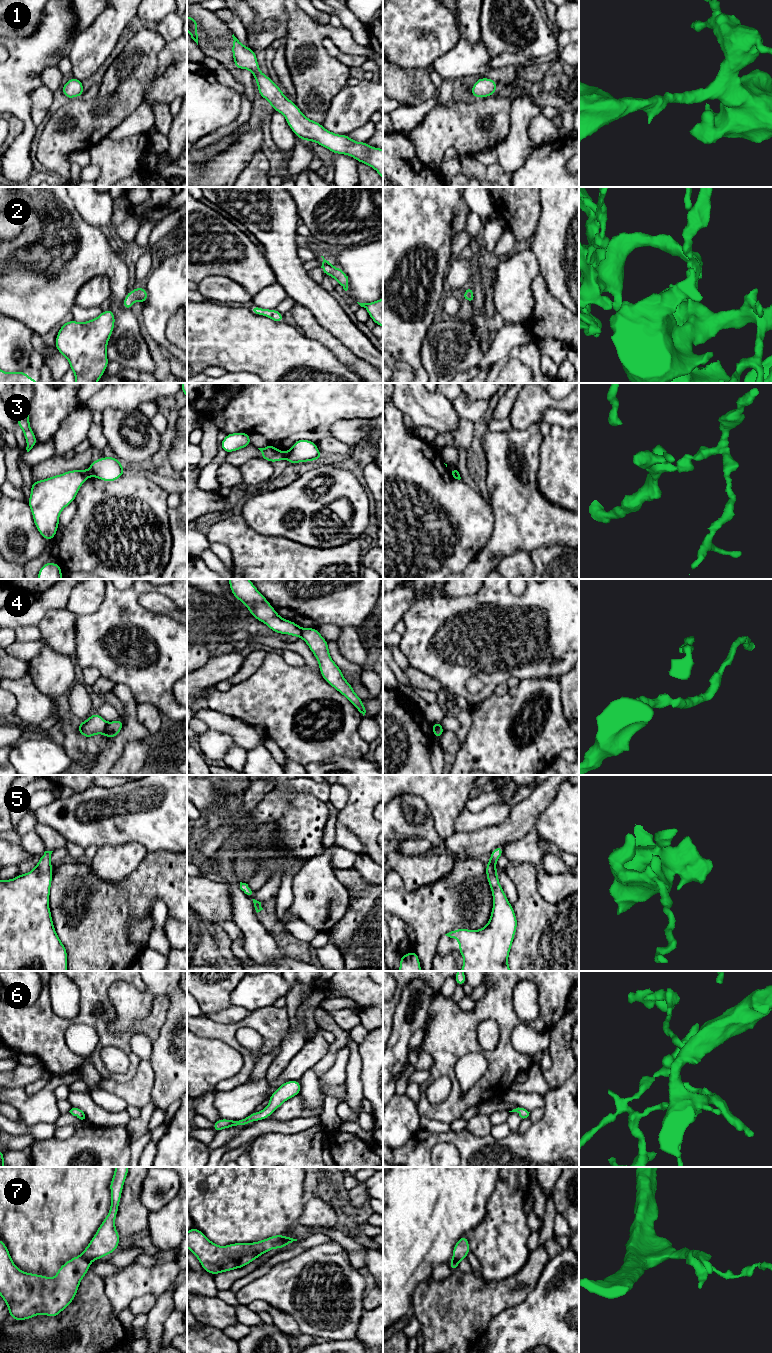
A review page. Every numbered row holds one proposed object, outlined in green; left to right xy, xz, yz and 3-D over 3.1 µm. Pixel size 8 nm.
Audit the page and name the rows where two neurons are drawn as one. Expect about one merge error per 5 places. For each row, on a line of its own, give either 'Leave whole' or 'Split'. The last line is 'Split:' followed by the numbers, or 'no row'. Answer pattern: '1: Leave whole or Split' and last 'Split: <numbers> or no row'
1: Leave whole
2: Leave whole
3: Split
4: Split
5: Leave whole
6: Leave whole
7: Split
Split: 3, 4, 7

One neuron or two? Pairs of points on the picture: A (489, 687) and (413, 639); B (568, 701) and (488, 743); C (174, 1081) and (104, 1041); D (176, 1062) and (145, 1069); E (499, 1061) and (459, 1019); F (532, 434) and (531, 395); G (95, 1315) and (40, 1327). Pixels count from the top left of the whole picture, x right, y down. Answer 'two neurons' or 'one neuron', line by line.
A: one neuron
B: two neurons
C: two neurons
D: two neurons
E: one neuron
F: two neurons
G: one neuron

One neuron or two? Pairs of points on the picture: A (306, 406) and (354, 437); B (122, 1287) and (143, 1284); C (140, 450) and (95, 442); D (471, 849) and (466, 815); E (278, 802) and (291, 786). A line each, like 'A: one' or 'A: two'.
A: two
B: one
C: two
D: two
E: one

